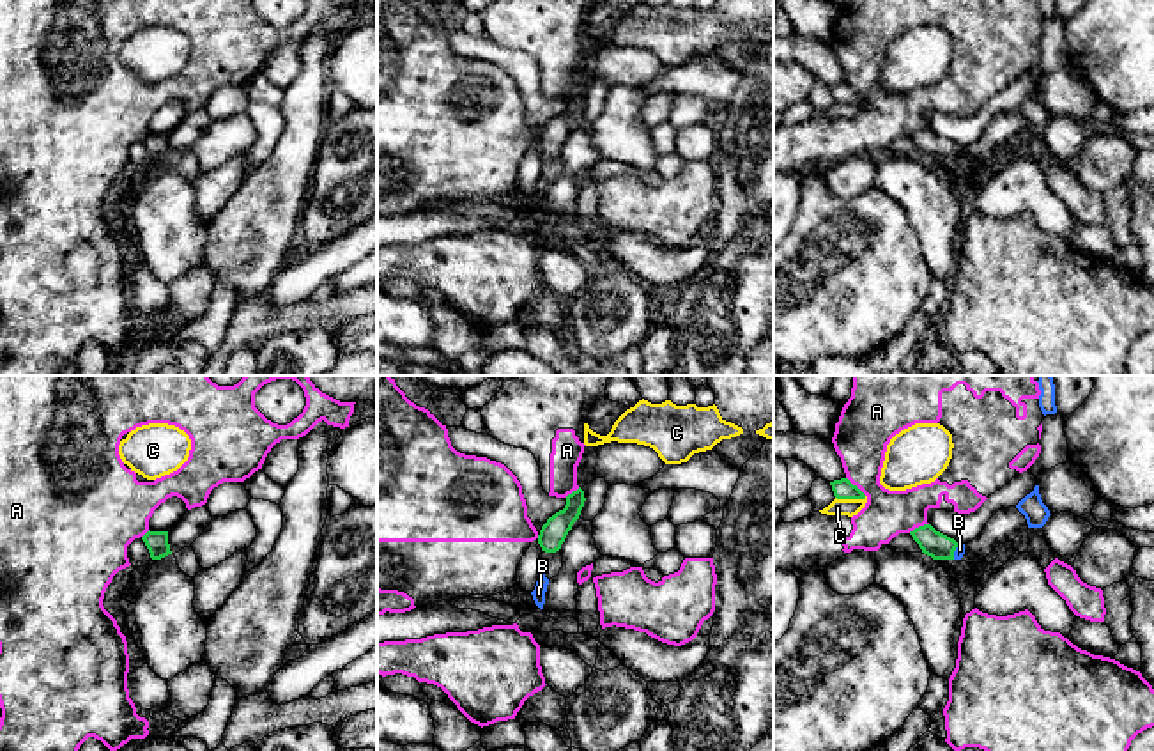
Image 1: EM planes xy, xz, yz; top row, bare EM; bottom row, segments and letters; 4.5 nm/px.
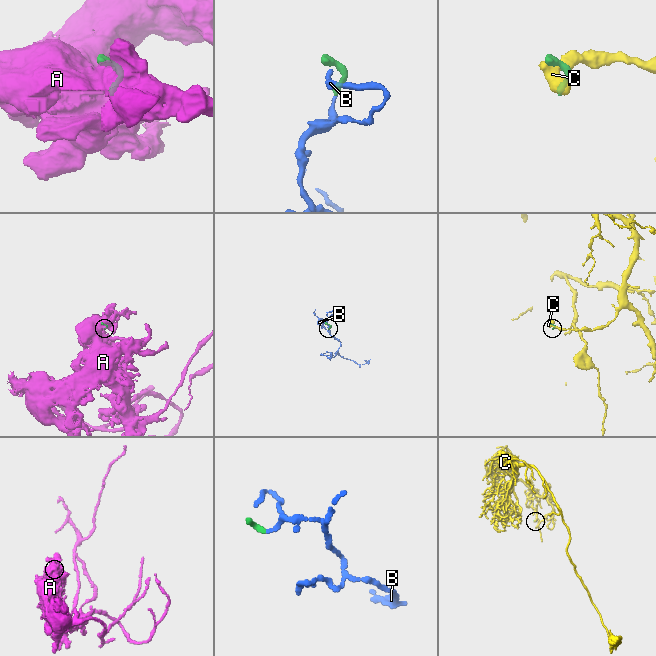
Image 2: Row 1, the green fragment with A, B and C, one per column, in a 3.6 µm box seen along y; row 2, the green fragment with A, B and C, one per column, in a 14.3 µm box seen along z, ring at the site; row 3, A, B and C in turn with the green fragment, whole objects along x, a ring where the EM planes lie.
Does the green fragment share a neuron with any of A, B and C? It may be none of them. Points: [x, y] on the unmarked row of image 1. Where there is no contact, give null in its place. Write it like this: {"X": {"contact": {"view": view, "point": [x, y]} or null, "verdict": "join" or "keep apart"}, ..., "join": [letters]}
{"A": {"contact": {"view": "yz", "point": [855, 89]}, "verdict": "keep apart"}, "B": {"contact": {"view": "yz", "point": [954, 153]}, "verdict": "join"}, "C": {"contact": {"view": "yz", "point": [852, 101]}, "verdict": "keep apart"}, "join": ["B"]}

